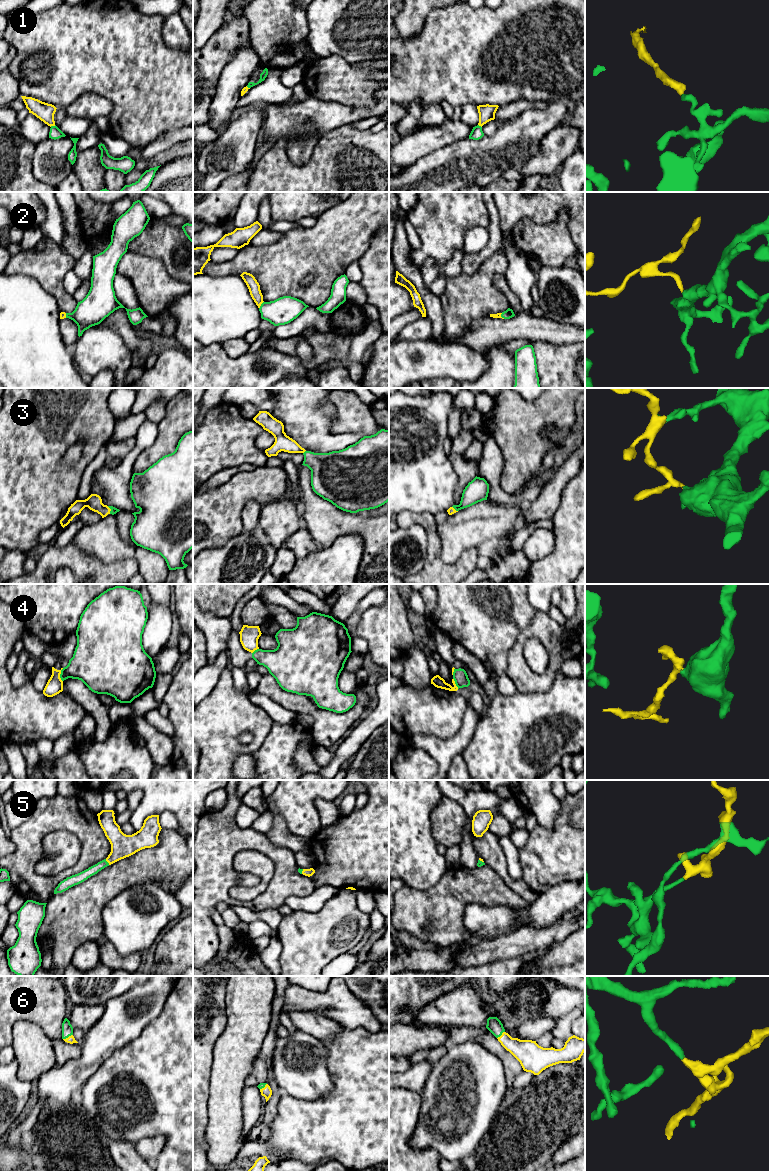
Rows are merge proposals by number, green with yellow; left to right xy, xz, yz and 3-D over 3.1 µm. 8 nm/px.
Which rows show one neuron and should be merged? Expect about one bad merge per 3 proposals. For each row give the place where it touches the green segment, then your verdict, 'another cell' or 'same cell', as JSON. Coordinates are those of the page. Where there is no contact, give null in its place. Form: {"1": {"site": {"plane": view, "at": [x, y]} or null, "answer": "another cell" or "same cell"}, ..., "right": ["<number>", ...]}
{"1": {"site": {"plane": "xy", "at": [52, 126]}, "answer": "another cell"}, "2": {"site": {"plane": "xz", "at": [261, 305]}, "answer": "same cell"}, "3": {"site": {"plane": "xz", "at": [304, 452]}, "answer": "same cell"}, "4": {"site": {"plane": "xy", "at": [60, 675]}, "answer": "another cell"}, "5": {"site": {"plane": "xy", "at": [107, 862]}, "answer": "same cell"}, "6": {"site": {"plane": "xy", "at": [67, 1037]}, "answer": "same cell"}, "right": ["2", "3", "5", "6"]}

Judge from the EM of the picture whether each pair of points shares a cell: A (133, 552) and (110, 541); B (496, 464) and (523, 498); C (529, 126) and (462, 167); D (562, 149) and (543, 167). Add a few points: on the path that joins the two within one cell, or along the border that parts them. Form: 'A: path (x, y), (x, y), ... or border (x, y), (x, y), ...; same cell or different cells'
A: path (127, 551), (116, 547); same cell
B: path (494, 477), (494, 487), (505, 498), (510, 498); same cell
C: path (512, 143), (506, 149), (492, 154), (479, 162); same cell
D: path (557, 153), (548, 162); same cell

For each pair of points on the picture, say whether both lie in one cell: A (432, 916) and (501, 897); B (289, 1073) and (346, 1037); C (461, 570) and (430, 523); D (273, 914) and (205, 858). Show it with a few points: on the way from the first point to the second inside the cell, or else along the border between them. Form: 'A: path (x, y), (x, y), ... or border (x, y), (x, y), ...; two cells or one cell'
A: path (449, 899), (453, 895), (484, 895); one cell
B: border (321, 1040), (327, 1051), (326, 1066), (331, 1073); two cells
C: path (446, 570), (434, 558), (433, 538); one cell
D: border (245, 906), (259, 910), (276, 909); two cells

